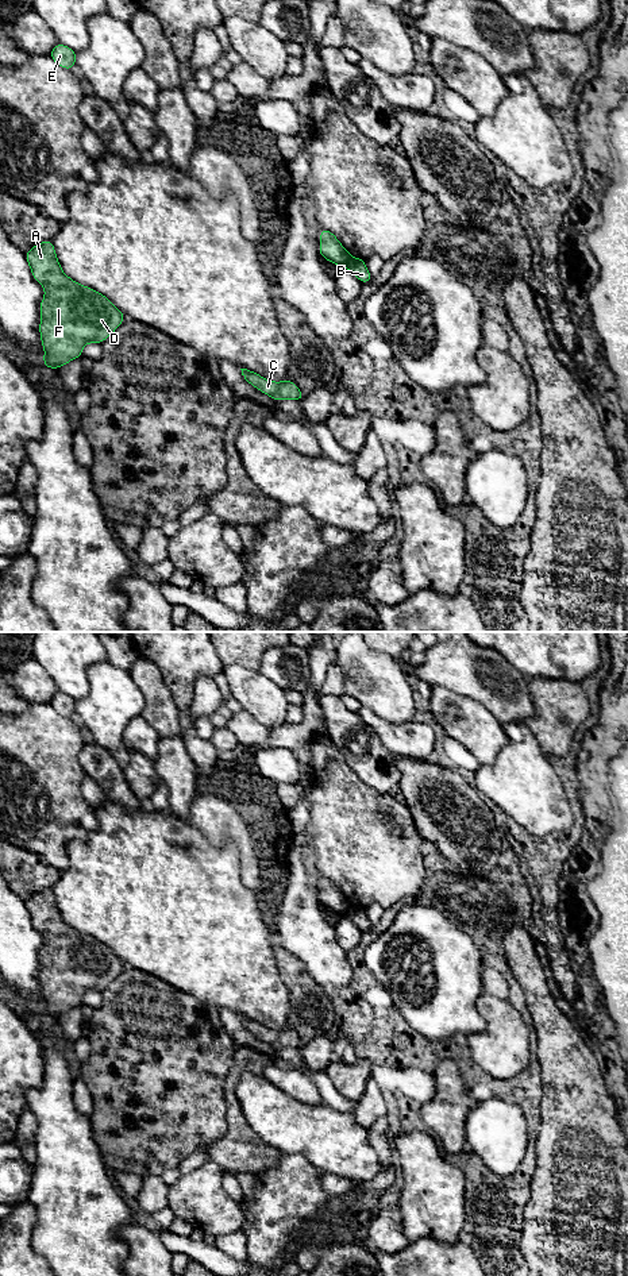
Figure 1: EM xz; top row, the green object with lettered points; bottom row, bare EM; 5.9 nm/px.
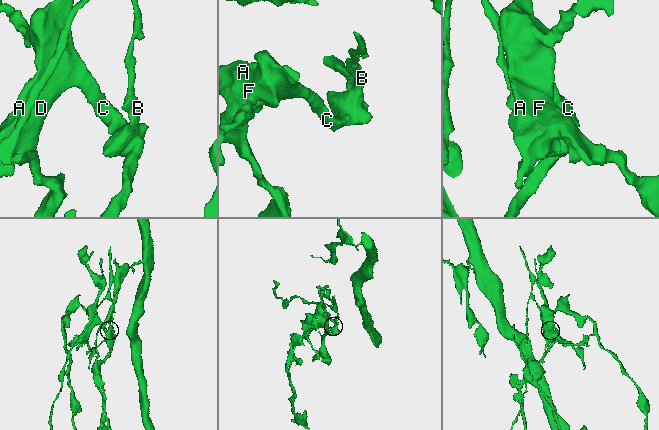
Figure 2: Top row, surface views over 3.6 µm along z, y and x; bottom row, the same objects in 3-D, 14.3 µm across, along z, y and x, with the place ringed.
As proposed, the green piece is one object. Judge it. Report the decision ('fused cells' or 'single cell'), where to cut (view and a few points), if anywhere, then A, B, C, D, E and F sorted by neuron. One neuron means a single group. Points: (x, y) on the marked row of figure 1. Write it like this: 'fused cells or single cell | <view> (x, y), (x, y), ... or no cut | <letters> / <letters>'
fused cells | xz (351, 257), (342, 266) | A B C D F / E

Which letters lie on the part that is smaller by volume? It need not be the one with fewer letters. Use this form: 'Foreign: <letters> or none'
Foreign: E

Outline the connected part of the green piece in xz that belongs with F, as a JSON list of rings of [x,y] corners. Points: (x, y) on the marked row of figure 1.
[[[51,240],[24,254],[34,280],[45,289],[39,307],[45,367],[59,369],[81,358],[85,344],[101,344],[126,320],[108,297],[62,271]]]

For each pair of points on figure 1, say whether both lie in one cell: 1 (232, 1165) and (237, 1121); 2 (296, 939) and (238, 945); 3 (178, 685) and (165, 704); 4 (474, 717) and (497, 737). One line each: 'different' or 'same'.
1: same
2: different
3: different
4: same

